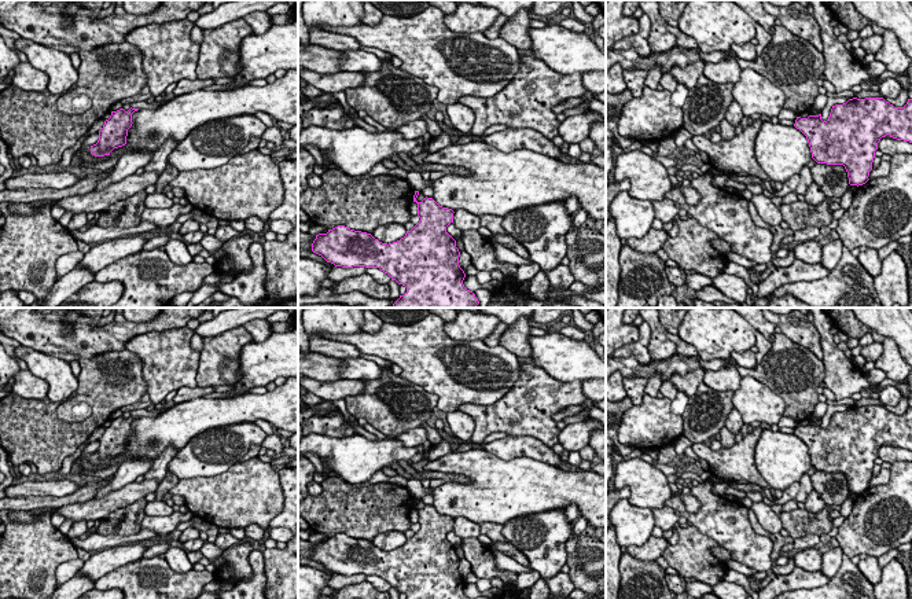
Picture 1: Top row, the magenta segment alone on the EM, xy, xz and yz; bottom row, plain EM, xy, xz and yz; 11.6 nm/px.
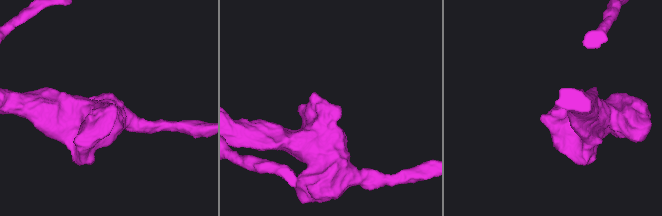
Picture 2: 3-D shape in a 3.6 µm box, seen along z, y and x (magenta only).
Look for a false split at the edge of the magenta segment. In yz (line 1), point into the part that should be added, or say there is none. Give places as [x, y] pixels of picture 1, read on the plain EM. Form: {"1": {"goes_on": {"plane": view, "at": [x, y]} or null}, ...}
{"1": {"goes_on": null}}

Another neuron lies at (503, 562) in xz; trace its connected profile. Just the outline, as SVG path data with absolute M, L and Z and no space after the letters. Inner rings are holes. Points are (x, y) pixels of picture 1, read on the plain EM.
M490 545L490 548L493 552L493 558L494 558L494 563L496 563L497 569L518 573L518 574L532 572L530 566L523 566L523 565L518 563L516 561L514 561L508 555L496 550L493 545Z

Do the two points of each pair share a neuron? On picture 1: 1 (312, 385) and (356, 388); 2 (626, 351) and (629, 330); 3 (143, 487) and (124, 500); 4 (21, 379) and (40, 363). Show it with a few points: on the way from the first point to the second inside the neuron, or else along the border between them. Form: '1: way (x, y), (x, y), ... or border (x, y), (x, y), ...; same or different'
1: way (323, 388), (345, 388); same
2: border (639, 327), (639, 337), (620, 348); different
3: way (139, 489), (128, 496); same
4: border (28, 368), (47, 383), (47, 396); different

